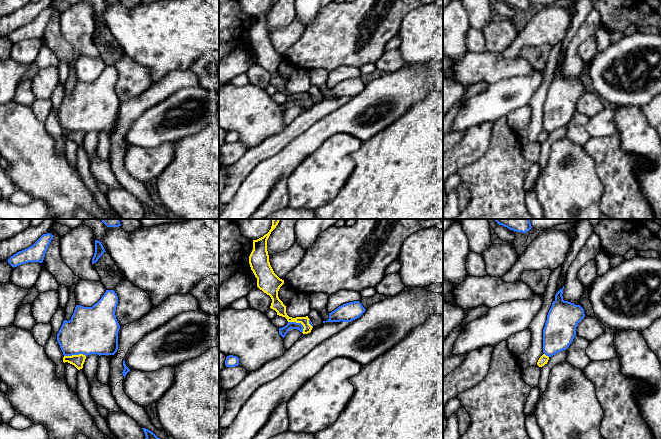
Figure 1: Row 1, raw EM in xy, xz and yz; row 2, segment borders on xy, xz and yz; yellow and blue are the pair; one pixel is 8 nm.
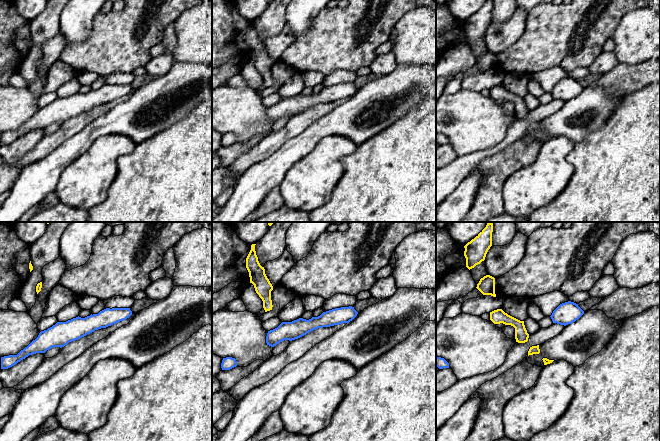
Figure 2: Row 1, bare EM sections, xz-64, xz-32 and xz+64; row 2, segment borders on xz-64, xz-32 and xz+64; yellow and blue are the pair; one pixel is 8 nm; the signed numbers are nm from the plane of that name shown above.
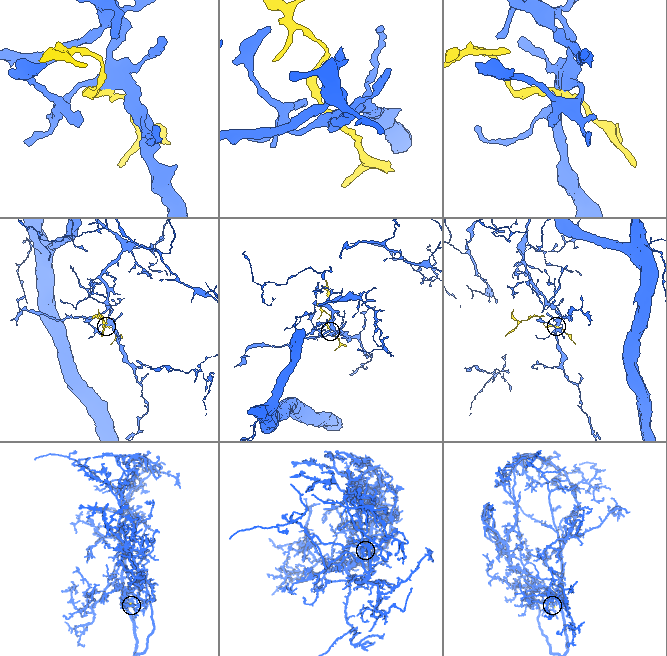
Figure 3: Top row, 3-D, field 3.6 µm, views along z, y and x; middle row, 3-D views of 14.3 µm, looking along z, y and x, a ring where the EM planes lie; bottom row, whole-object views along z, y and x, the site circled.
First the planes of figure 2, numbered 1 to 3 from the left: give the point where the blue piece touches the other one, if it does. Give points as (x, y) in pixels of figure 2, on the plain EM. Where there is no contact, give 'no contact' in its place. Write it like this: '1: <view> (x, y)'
1: no contact
2: no contact
3: no contact

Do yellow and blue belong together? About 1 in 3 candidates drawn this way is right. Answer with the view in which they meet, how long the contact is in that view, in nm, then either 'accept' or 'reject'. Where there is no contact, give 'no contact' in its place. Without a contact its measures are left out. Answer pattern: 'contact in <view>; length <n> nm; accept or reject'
contact in xy; length 180 nm; reject

